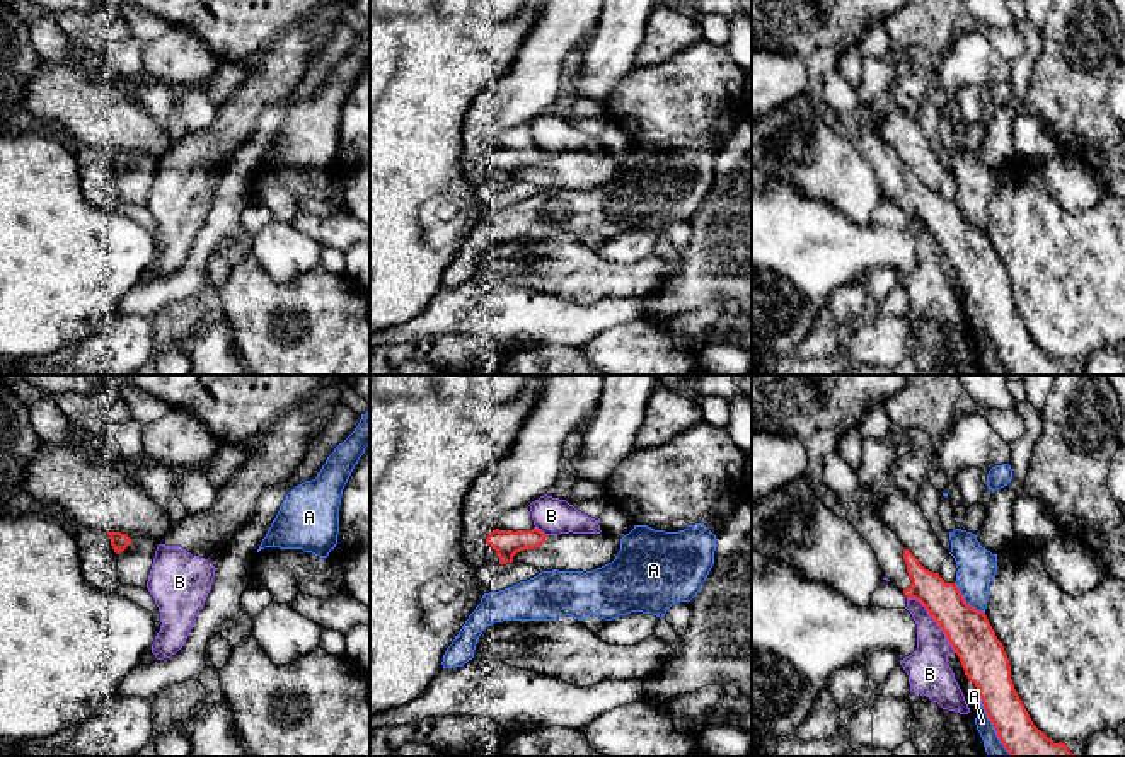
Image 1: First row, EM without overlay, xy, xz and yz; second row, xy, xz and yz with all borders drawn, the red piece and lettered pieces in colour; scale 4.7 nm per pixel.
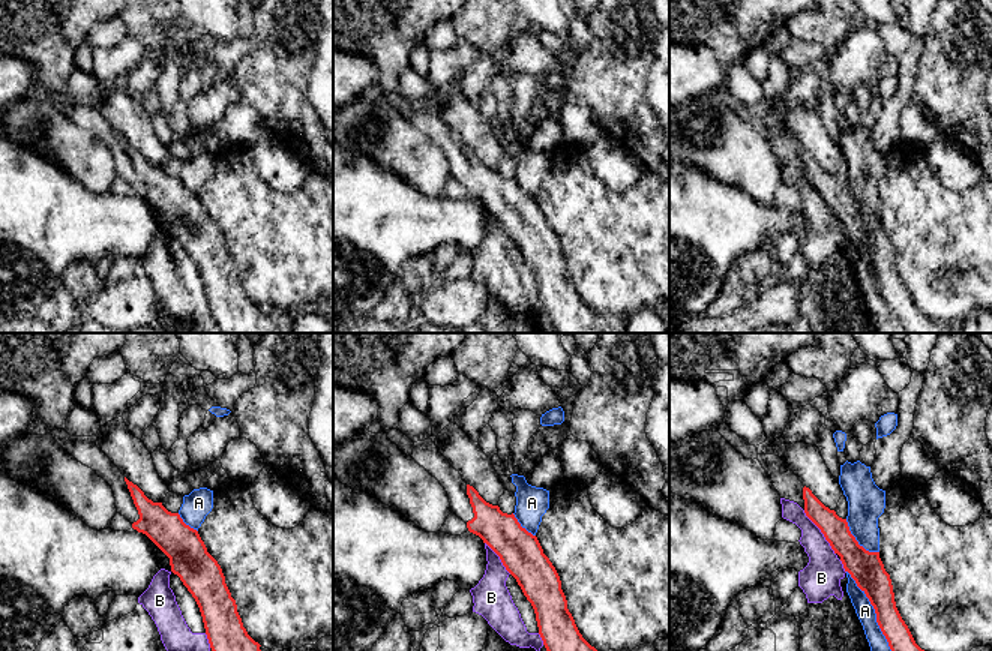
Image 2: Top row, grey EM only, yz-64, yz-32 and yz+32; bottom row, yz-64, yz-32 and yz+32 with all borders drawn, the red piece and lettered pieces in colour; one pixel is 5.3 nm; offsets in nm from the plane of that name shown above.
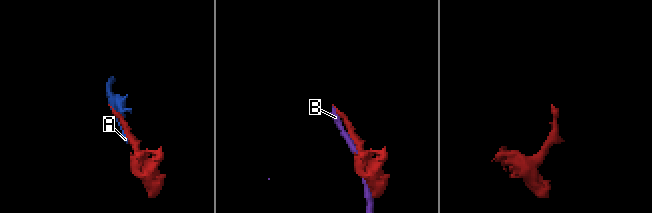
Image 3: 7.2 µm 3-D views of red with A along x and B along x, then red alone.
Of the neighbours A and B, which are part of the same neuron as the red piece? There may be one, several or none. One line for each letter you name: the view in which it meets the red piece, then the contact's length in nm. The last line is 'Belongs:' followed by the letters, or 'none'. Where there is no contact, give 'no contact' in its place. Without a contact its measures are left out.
Belongs: none

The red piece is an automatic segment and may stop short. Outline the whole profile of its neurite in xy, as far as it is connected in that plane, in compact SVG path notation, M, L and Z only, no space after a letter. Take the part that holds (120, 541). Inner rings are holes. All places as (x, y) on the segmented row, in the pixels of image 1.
M107 532L118 554L118 576L123 585L147 587L157 542L145 537L130 539L121 532Z

